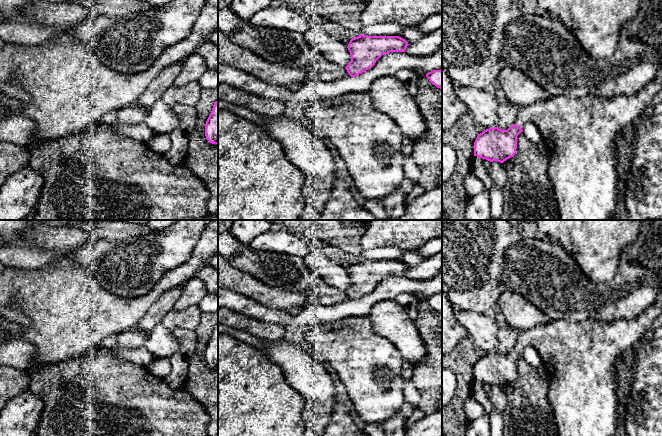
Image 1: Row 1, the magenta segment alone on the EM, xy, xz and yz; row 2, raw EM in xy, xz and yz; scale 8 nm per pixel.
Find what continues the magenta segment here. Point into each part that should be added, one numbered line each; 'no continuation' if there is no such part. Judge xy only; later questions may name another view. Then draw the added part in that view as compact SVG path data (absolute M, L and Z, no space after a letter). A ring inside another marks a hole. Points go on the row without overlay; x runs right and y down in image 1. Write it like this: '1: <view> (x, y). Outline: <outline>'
no continuation

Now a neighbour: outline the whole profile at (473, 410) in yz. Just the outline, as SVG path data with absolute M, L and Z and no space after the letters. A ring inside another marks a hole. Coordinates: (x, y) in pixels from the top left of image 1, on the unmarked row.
M469 396L464 403L464 413L469 422L472 422L485 414L483 406L472 396Z

